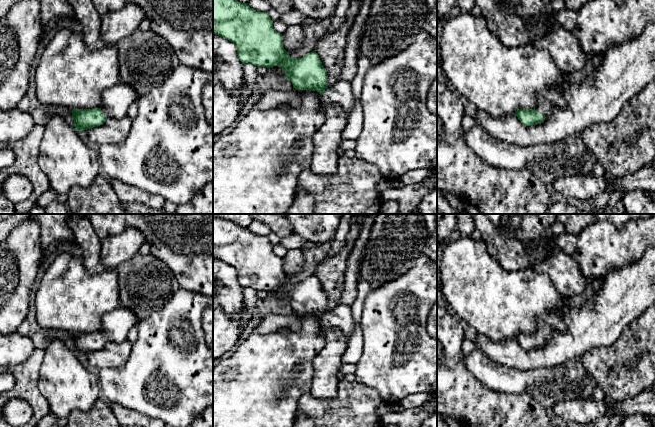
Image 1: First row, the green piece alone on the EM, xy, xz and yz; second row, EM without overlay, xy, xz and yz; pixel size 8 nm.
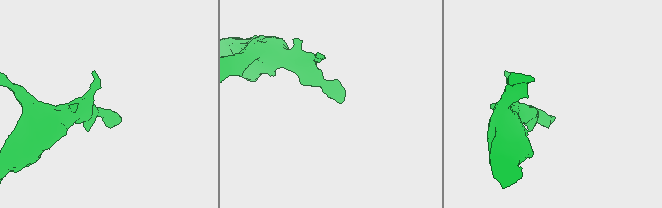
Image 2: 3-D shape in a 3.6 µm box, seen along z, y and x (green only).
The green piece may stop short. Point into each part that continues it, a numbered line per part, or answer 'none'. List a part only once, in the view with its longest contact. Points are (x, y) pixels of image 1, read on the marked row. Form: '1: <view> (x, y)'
1: yz (543, 106)

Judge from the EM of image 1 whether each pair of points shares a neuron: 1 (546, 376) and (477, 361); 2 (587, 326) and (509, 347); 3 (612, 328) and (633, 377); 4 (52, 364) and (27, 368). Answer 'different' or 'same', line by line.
1: same
2: same
3: different
4: different

